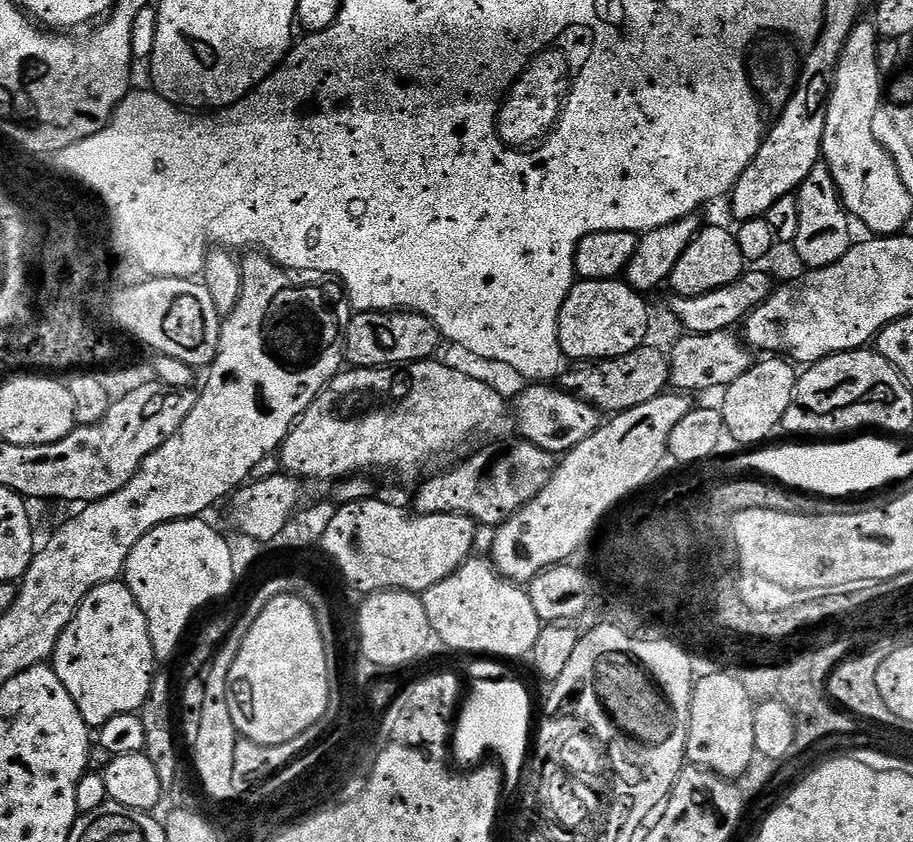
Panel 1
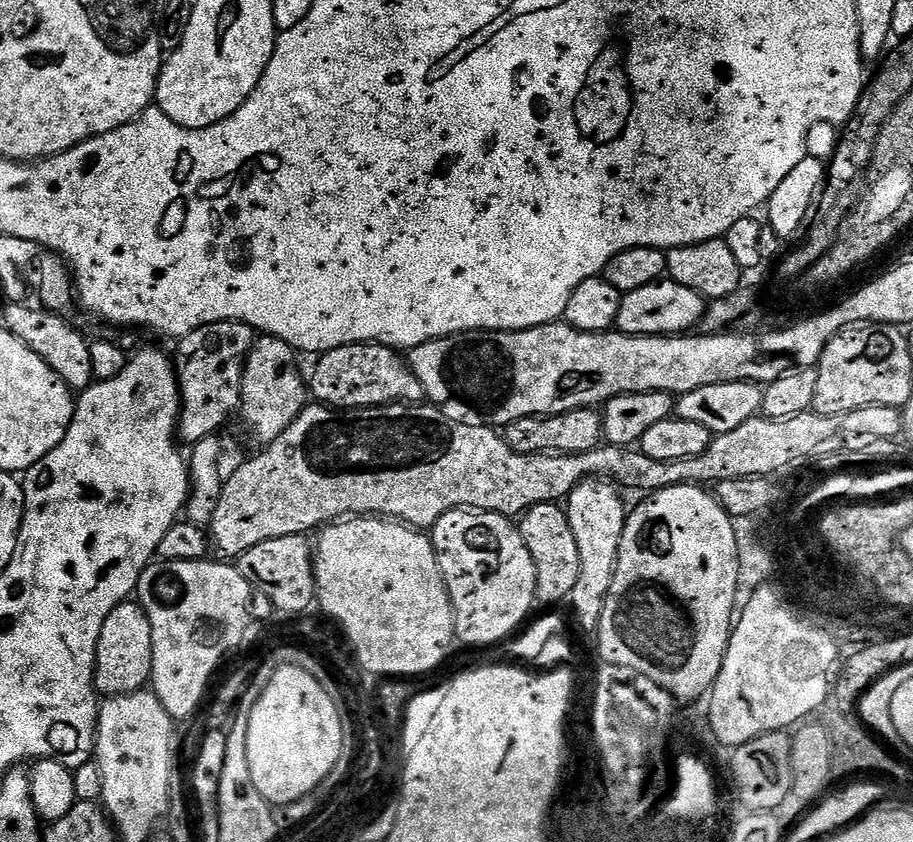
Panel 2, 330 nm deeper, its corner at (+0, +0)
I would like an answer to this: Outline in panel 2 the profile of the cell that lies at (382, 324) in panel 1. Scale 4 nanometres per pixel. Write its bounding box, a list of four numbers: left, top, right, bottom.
[310,344,425,410]

